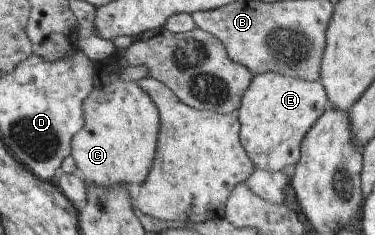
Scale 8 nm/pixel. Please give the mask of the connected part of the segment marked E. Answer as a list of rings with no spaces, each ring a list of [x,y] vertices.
[[[272,71],[253,75],[240,99],[236,118],[240,122],[240,143],[254,169],[276,172],[295,165],[301,140],[327,108],[326,93],[318,81],[305,81]]]

